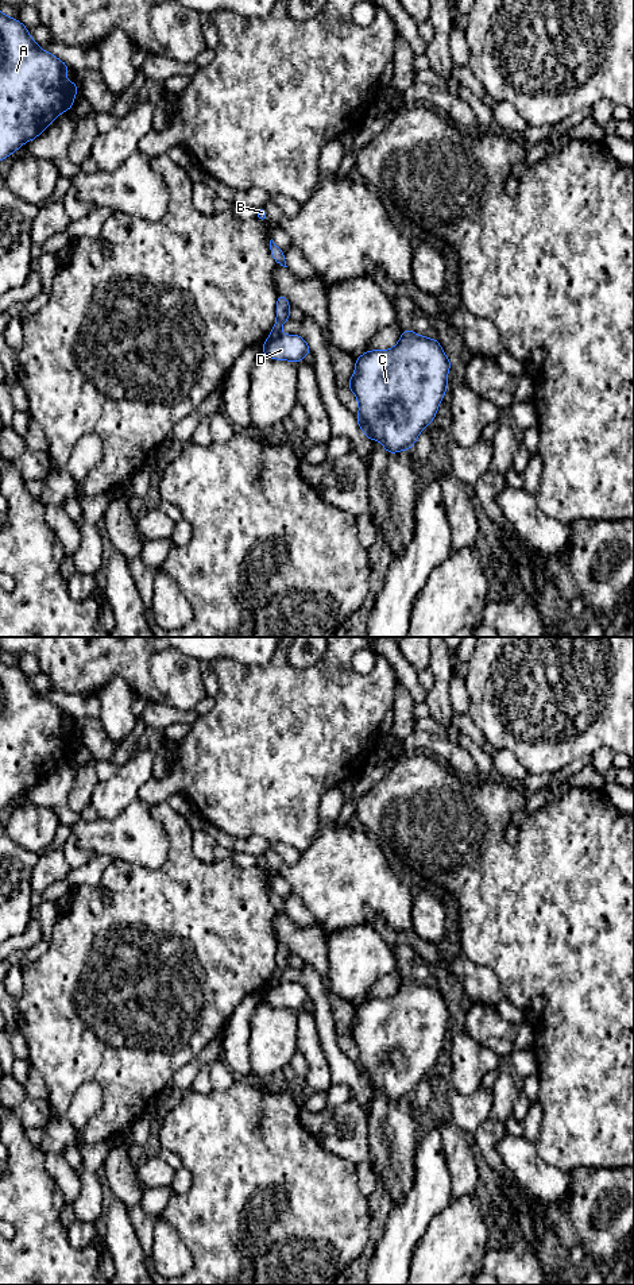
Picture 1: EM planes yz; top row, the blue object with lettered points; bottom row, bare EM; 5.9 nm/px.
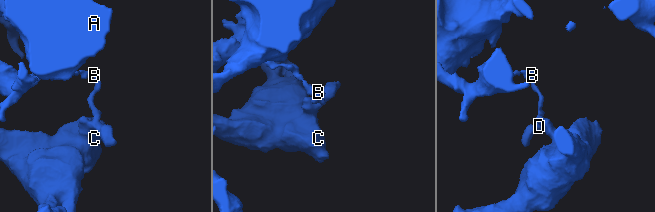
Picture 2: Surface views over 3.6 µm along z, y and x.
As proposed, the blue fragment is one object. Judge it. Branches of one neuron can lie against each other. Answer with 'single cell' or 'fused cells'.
fused cells

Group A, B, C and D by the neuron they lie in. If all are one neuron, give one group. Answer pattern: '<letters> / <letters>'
A C D / B

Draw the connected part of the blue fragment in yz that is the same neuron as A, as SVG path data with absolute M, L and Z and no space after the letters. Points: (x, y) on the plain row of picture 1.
M0 660L0 810L23 791L36 787L58 763L71 757L78 737L65 726L69 717L42 698L23 671Z

